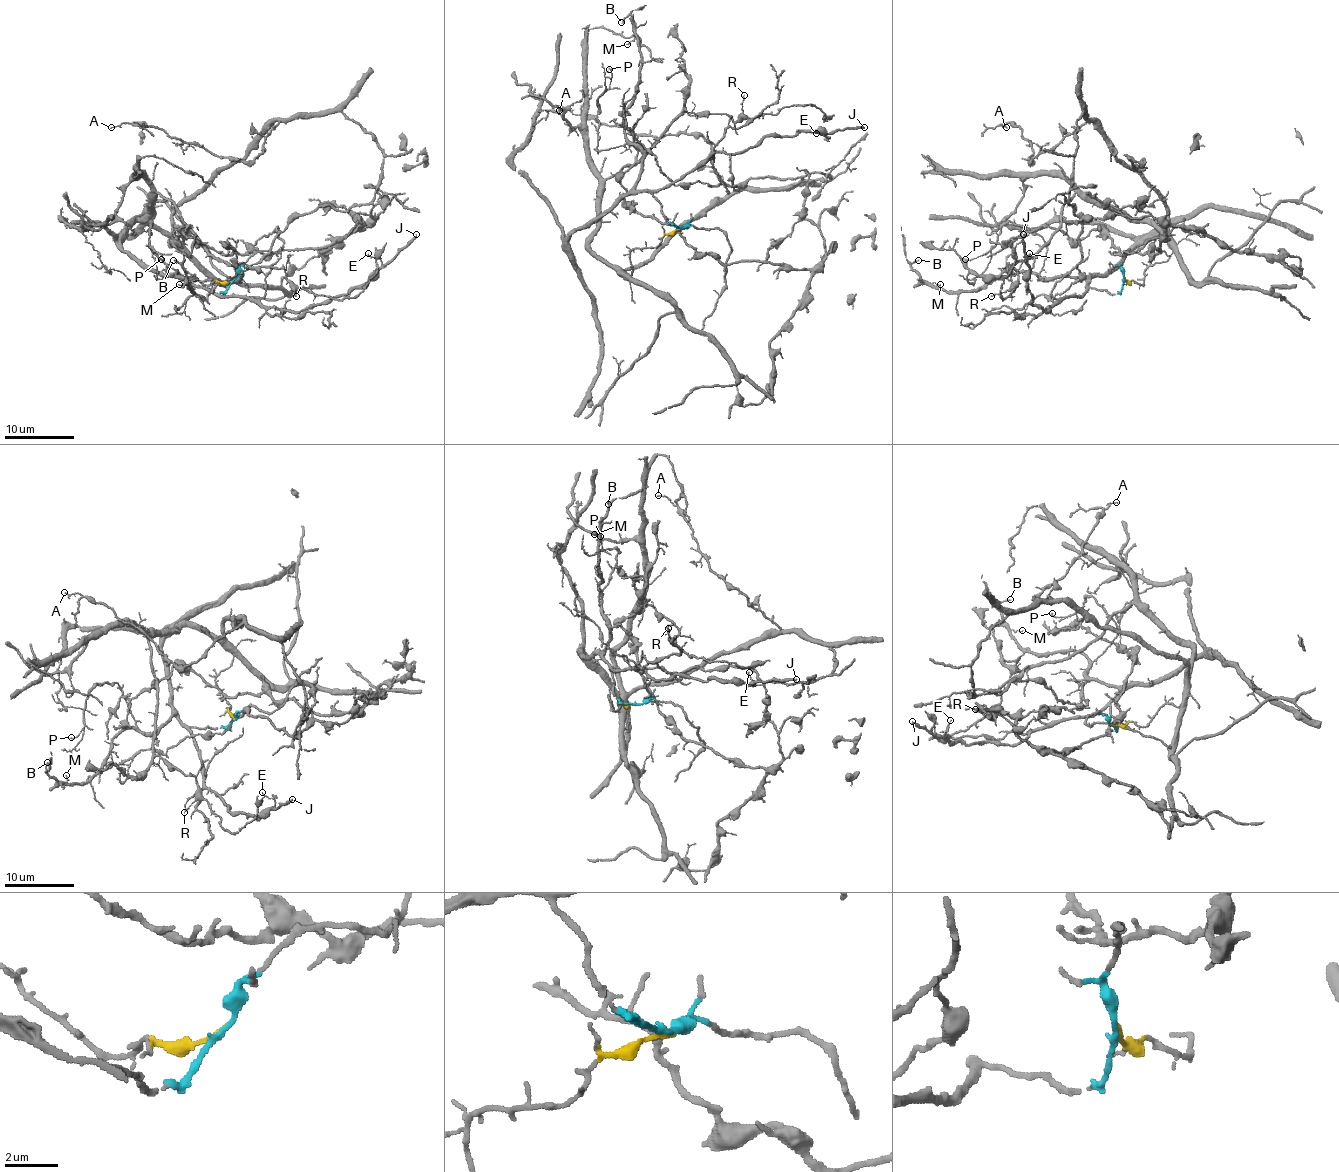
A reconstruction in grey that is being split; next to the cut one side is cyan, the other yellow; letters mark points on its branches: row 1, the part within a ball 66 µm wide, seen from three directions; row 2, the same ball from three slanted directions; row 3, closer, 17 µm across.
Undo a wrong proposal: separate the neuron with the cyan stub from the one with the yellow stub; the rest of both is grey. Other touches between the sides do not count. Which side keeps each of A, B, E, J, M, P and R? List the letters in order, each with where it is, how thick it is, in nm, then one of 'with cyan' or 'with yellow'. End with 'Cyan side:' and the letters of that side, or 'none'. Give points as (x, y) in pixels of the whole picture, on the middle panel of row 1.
A: at (559, 110); 110 nm thick; with yellow
B: at (621, 22); 150 nm thick; with cyan
E: at (816, 133); 100 nm thick; with cyan
J: at (864, 127); 220 nm thick; with cyan
M: at (627, 44); 90 nm thick; with cyan
P: at (609, 69); 130 nm thick; with cyan
R: at (744, 95); 90 nm thick; with yellow
Cyan side: B, E, J, M, P

